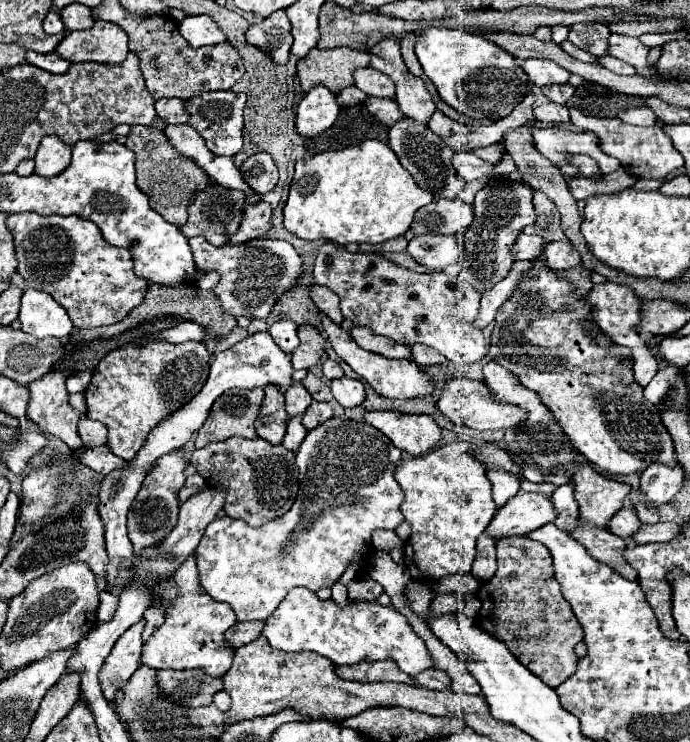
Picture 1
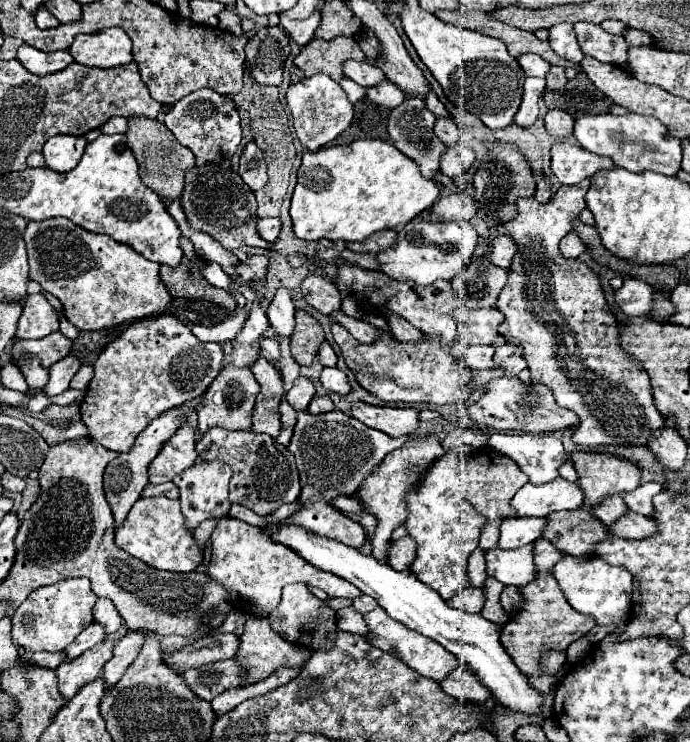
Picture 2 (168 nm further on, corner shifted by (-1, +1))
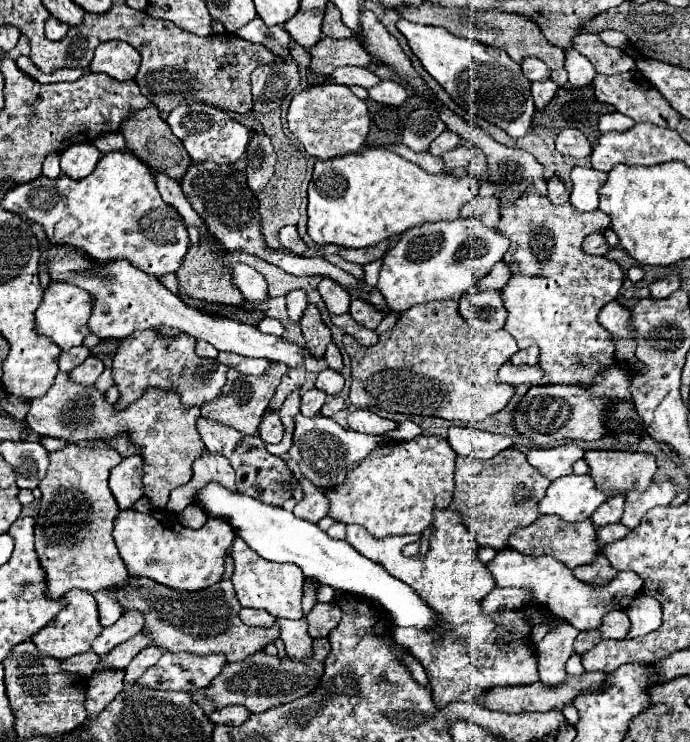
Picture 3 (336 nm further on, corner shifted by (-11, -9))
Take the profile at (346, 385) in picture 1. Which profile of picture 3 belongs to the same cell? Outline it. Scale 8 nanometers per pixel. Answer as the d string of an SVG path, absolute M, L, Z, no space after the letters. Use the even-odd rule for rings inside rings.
M324 369L318 373L316 387L328 395L338 395L344 387L344 377L342 377L342 373L336 373L332 369Z

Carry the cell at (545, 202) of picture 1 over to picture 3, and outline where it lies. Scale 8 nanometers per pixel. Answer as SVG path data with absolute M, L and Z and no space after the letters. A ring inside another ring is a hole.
M552 177L552 179L548 181L548 199L550 199L554 205L568 203L568 199L570 199L570 193L566 191L564 183L562 183L558 177Z

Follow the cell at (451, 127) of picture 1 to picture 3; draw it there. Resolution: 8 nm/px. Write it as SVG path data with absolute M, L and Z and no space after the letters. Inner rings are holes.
M444 131L440 137L436 137L436 141L430 145L430 153L432 155L436 155L436 157L440 157L440 155L444 155L446 151L452 151L452 149L456 149L460 145L460 137L456 137L452 131Z

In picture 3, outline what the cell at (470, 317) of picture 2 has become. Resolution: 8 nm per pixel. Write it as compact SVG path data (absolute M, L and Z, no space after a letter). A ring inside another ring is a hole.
M432 301L426 305L410 307L408 311L400 313L394 329L386 331L372 347L360 347L350 335L344 335L342 341L346 353L352 359L350 401L356 407L378 407L392 413L432 415L450 421L472 423L498 413L514 395L514 385L498 381L496 371L510 359L510 355L516 353L516 339L504 329L490 333L470 329L470 325L458 313L456 301Z

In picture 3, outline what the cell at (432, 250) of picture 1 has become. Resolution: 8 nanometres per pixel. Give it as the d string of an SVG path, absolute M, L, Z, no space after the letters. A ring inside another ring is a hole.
M454 219L454 221L436 221L414 227L406 231L398 243L384 255L378 289L388 299L388 307L396 313L402 313L418 303L430 303L440 299L460 299L472 285L480 283L492 269L496 261L504 257L508 249L508 239L500 237L494 229L484 227L478 219Z

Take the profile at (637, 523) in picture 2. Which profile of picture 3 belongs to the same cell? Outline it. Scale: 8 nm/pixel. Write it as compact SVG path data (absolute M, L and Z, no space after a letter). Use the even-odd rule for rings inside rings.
M616 523L616 525L608 525L608 527L598 527L598 543L606 545L606 543L614 543L624 539L630 533L628 527Z

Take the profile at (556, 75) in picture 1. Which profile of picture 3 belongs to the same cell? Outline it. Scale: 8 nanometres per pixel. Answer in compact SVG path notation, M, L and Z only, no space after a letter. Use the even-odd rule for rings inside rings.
M528 57L522 63L522 71L530 81L546 81L550 79L550 69L536 57Z

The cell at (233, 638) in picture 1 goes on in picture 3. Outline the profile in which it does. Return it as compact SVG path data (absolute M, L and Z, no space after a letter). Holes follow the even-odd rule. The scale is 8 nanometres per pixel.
M162 653L156 665L152 665L138 683L164 689L164 691L196 691L210 685L210 681L226 665L222 653L212 655L194 655L194 653Z

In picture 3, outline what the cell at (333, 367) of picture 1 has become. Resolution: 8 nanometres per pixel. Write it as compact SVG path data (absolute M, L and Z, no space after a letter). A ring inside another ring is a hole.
M334 343L328 345L326 355L324 355L324 361L328 363L330 369L334 369L334 371L342 371L342 357L340 357L340 351L338 351L338 347L336 347Z

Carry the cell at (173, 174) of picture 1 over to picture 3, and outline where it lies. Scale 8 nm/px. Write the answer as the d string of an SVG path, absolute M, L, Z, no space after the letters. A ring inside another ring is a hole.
M154 105L128 117L126 123L120 127L120 131L126 139L126 147L134 155L138 155L138 159L142 159L152 171L160 171L160 173L166 173L174 181L182 181L188 167L192 165L192 159L190 159L188 151L184 149L184 145L180 143L180 139L176 139L176 135L172 135L168 123L160 117L160 111Z

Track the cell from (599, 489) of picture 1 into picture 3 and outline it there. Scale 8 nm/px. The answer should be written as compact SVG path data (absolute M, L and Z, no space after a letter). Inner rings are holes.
M586 451L584 459L596 487L610 497L648 489L656 473L656 459L648 453Z

